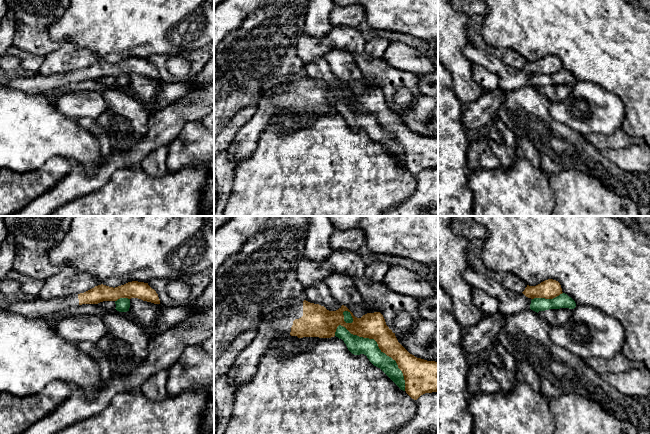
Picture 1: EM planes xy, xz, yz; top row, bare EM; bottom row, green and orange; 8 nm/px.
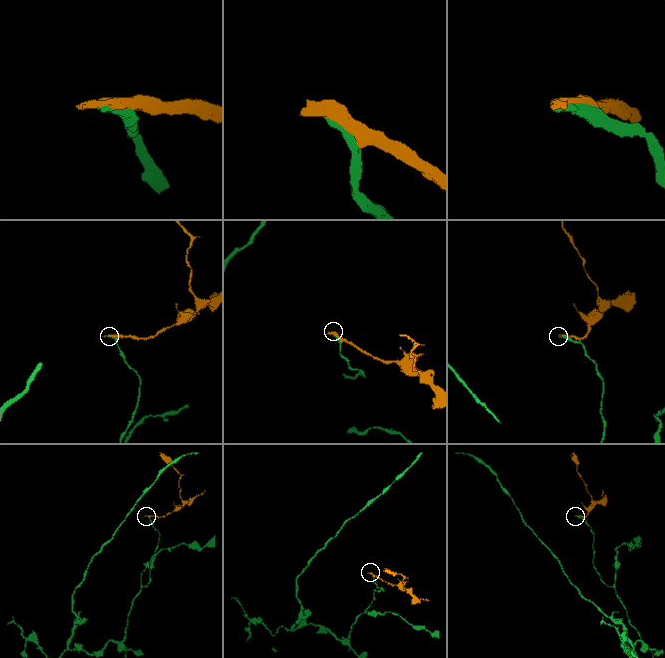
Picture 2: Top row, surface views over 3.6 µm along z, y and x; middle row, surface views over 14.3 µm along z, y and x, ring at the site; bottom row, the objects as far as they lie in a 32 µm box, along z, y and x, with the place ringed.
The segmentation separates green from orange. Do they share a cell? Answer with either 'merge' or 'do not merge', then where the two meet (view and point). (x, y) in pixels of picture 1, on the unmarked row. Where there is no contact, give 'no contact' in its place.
do not merge | xz (378, 124)

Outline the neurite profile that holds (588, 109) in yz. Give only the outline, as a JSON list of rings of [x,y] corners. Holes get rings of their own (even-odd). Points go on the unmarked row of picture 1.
[[[576,82],[562,101],[550,104],[549,113],[581,135],[611,135],[622,128],[625,120],[621,100],[590,82]]]

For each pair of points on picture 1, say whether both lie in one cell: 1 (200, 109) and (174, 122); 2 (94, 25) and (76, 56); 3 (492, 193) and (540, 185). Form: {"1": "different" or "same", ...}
{"1": "same", "2": "different", "3": "same"}

